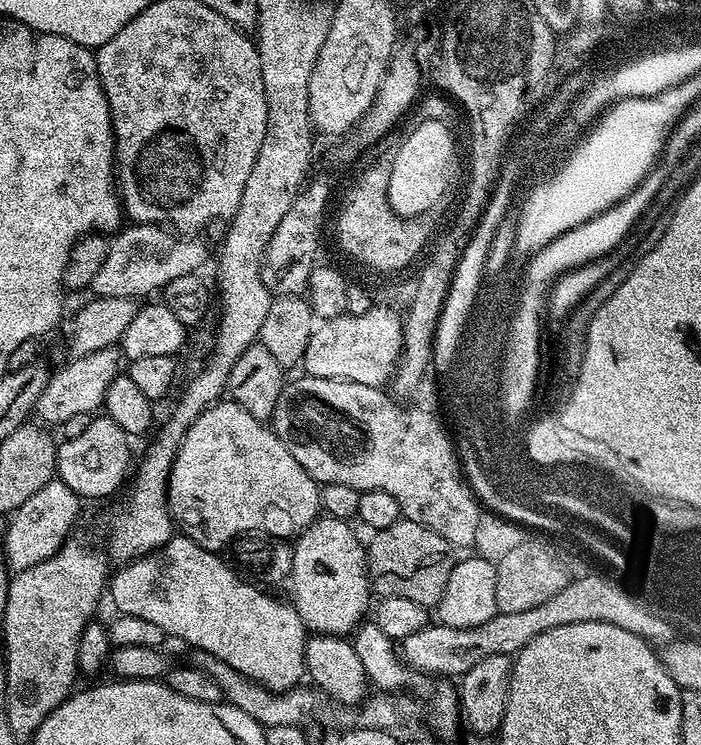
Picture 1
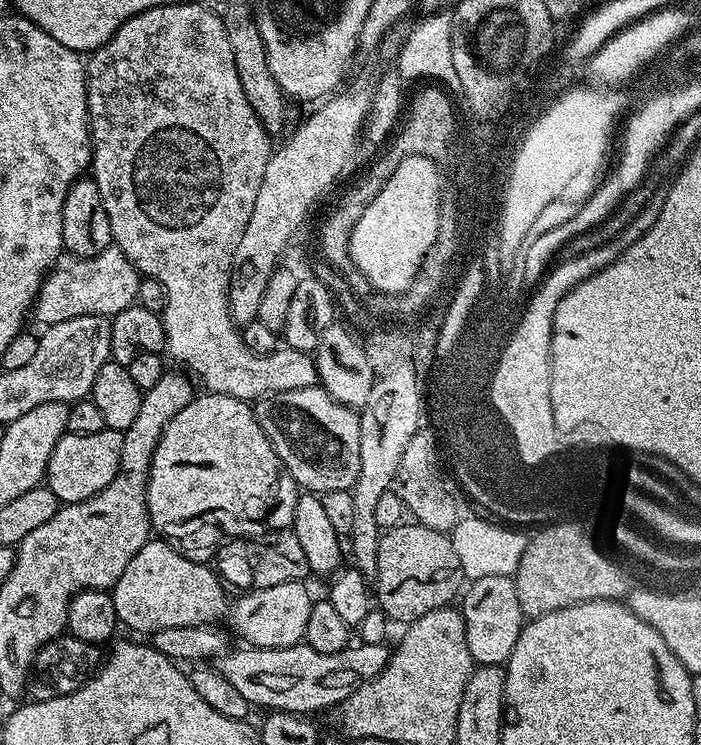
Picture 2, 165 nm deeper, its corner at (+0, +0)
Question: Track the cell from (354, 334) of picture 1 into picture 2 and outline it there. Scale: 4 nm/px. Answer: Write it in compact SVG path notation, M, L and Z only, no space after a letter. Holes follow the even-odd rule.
M166 2L162 6L146 10L142 14L138 14L134 18L127 20L127 22L124 23L122 27L102 45L102 47L97 48L95 52L87 57L86 67L88 69L88 129L92 135L92 163L90 165L90 176L91 179L95 180L96 185L98 186L98 194L102 194L102 206L106 206L106 218L110 218L110 230L112 231L113 245L120 248L122 254L126 254L126 258L134 267L136 267L136 271L140 273L141 277L157 280L164 287L164 311L162 313L162 319L164 321L164 347L167 355L169 357L172 355L178 363L185 364L185 366L180 366L187 369L197 381L200 379L201 382L205 384L203 387L207 389L207 391L226 394L227 396L233 396L239 400L255 402L265 396L272 395L273 392L302 390L315 387L319 381L318 372L316 370L315 359L309 353L299 352L299 350L287 346L280 346L277 347L275 352L271 352L265 356L262 354L254 354L246 346L241 329L236 323L234 323L234 321L232 321L232 313L228 306L228 287L232 281L232 256L238 250L238 242L242 242L242 234L246 230L246 225L250 222L250 214L254 214L254 202L258 198L258 186L262 186L262 178L266 174L268 157L271 156L274 151L274 140L273 137L268 135L268 131L266 131L260 124L258 114L254 114L250 102L246 102L246 93L242 90L241 79L238 78L238 66L234 64L234 50L230 50L230 38L226 38L226 26L224 25L223 19L213 14L210 9L204 7L203 3L200 2L196 2L196 4L172 4L172 2Z

